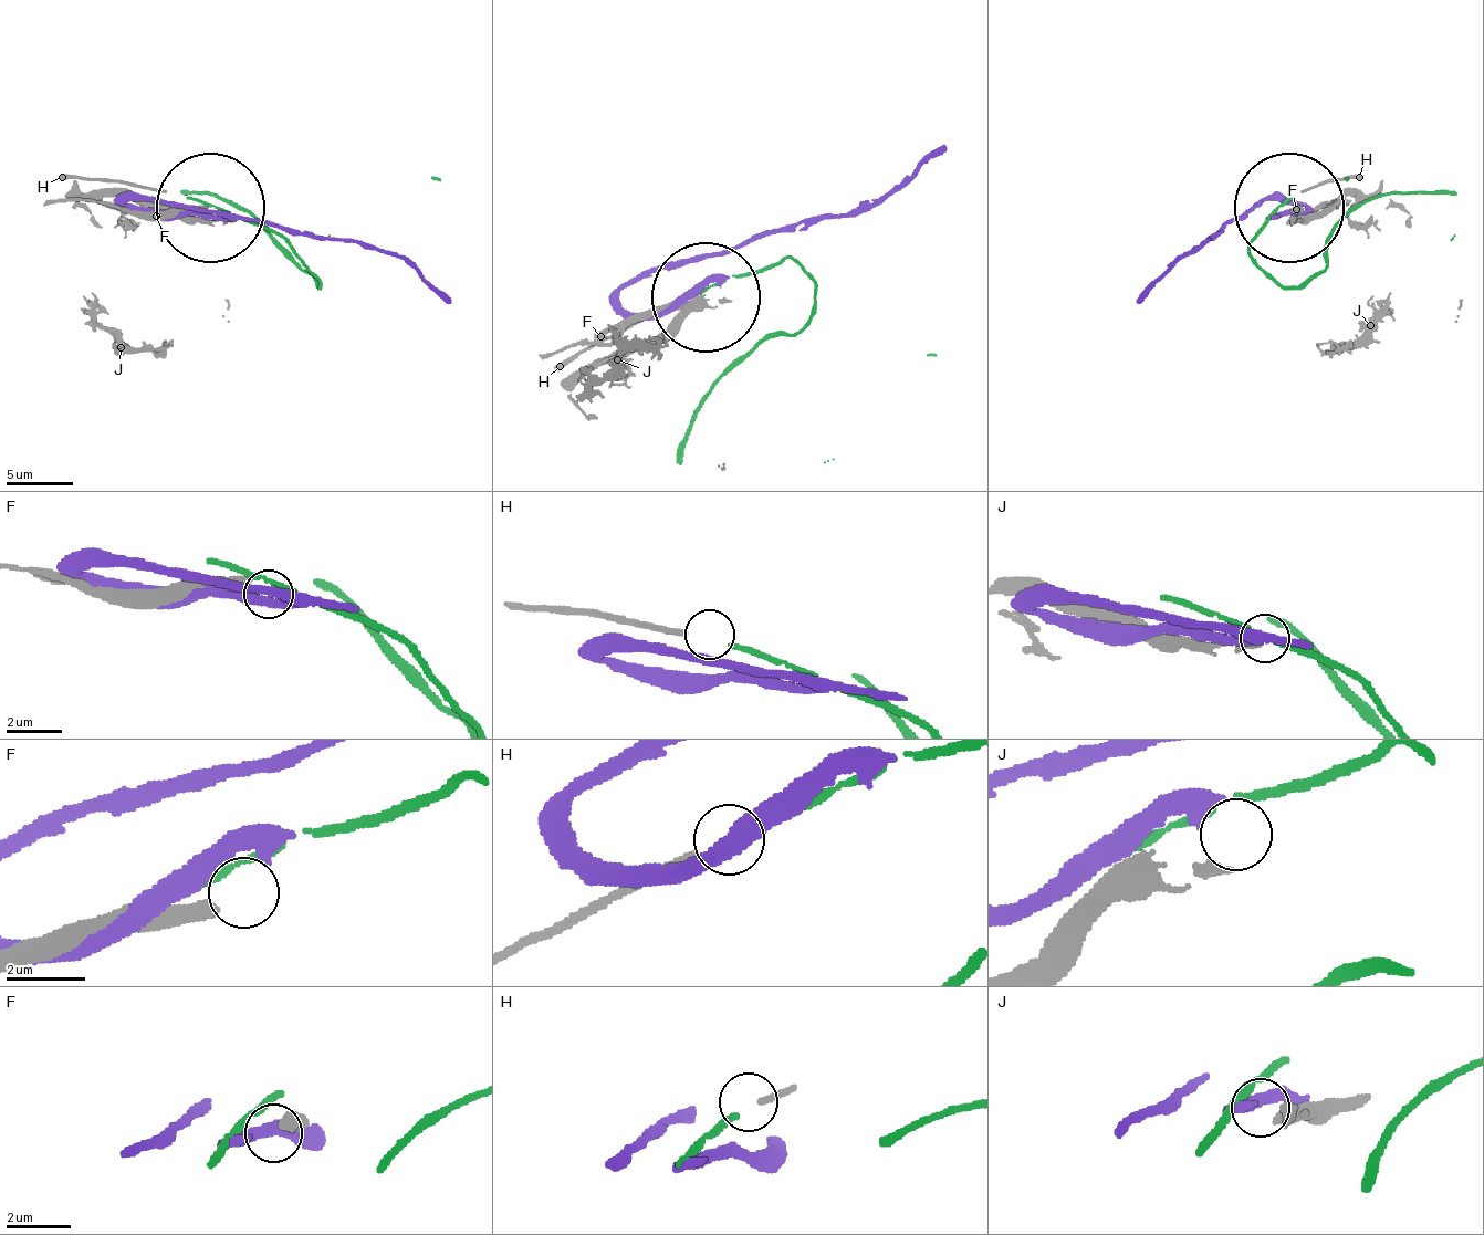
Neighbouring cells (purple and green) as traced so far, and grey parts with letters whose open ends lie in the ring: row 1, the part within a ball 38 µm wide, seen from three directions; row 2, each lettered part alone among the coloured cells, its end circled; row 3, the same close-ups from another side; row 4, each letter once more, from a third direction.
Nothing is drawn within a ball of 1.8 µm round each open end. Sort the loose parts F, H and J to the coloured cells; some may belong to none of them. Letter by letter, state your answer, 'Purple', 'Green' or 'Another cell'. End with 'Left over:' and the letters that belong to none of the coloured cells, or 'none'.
F: Another cell
H: Green
J: Purple
Left over: F

